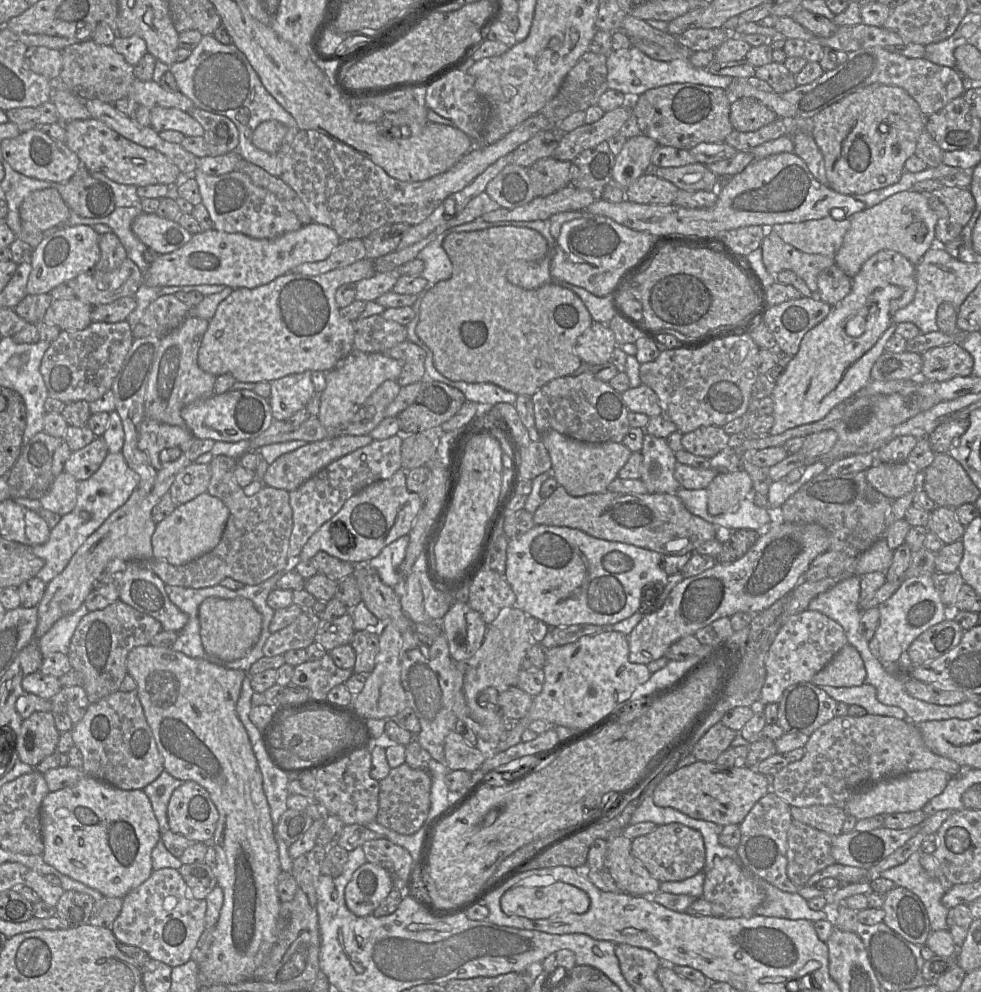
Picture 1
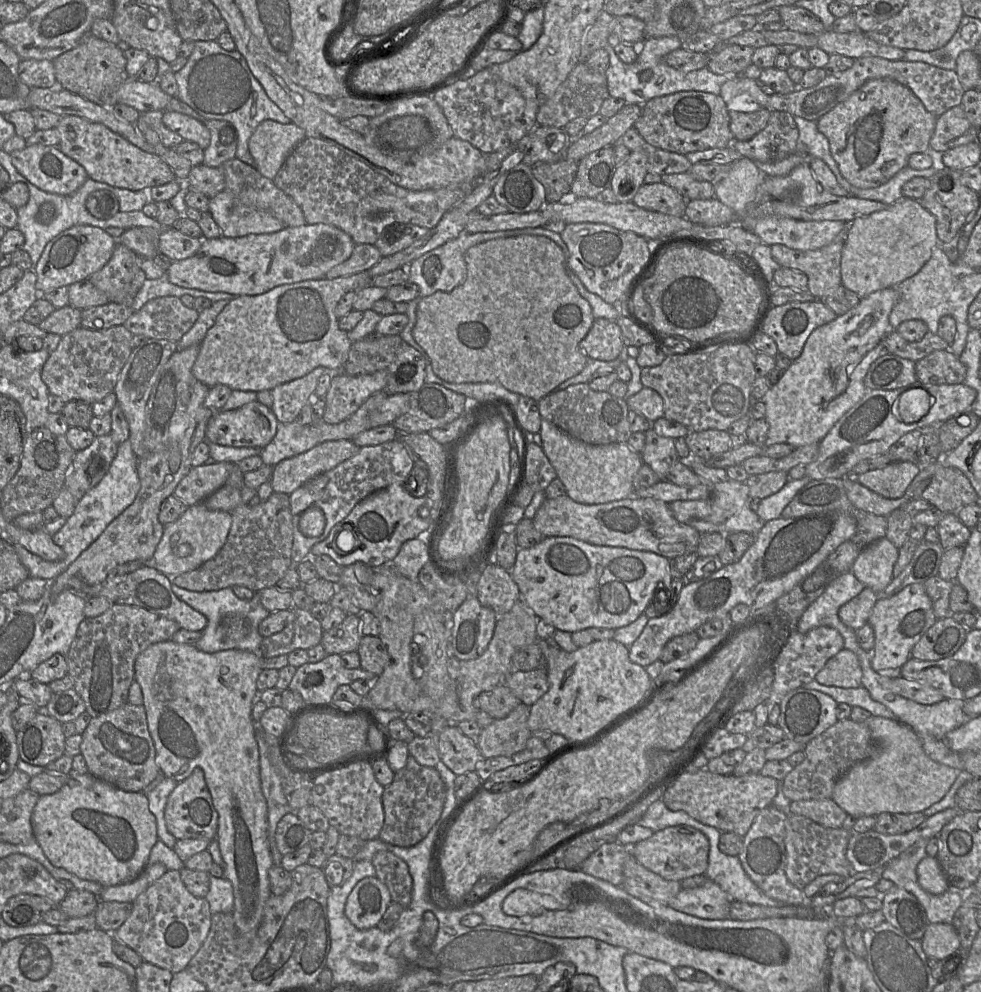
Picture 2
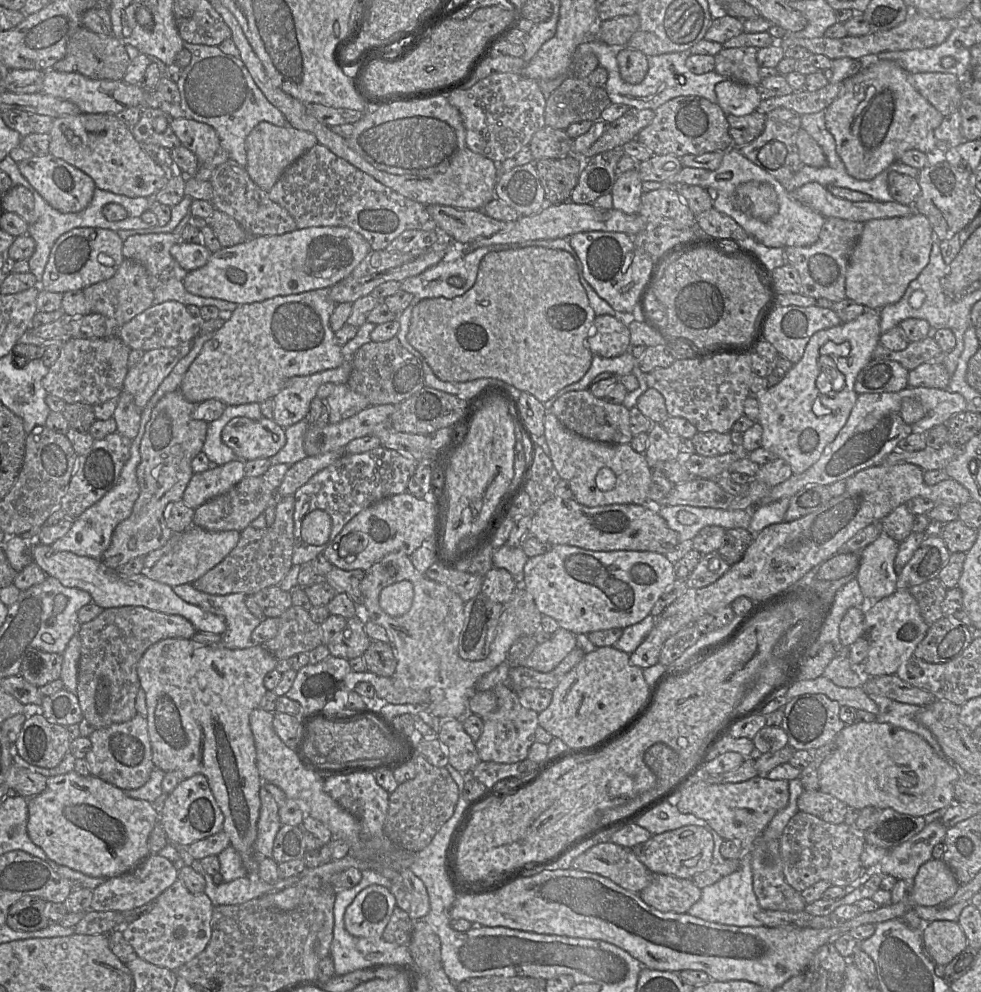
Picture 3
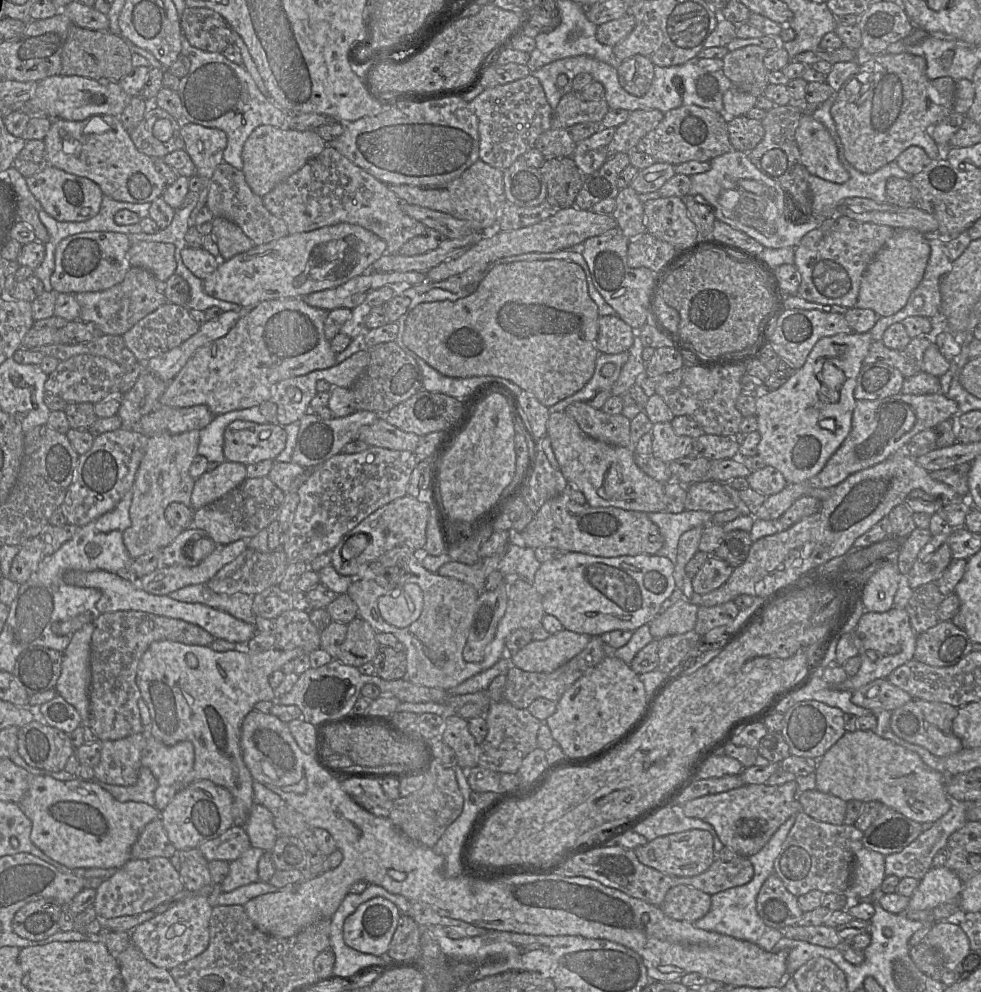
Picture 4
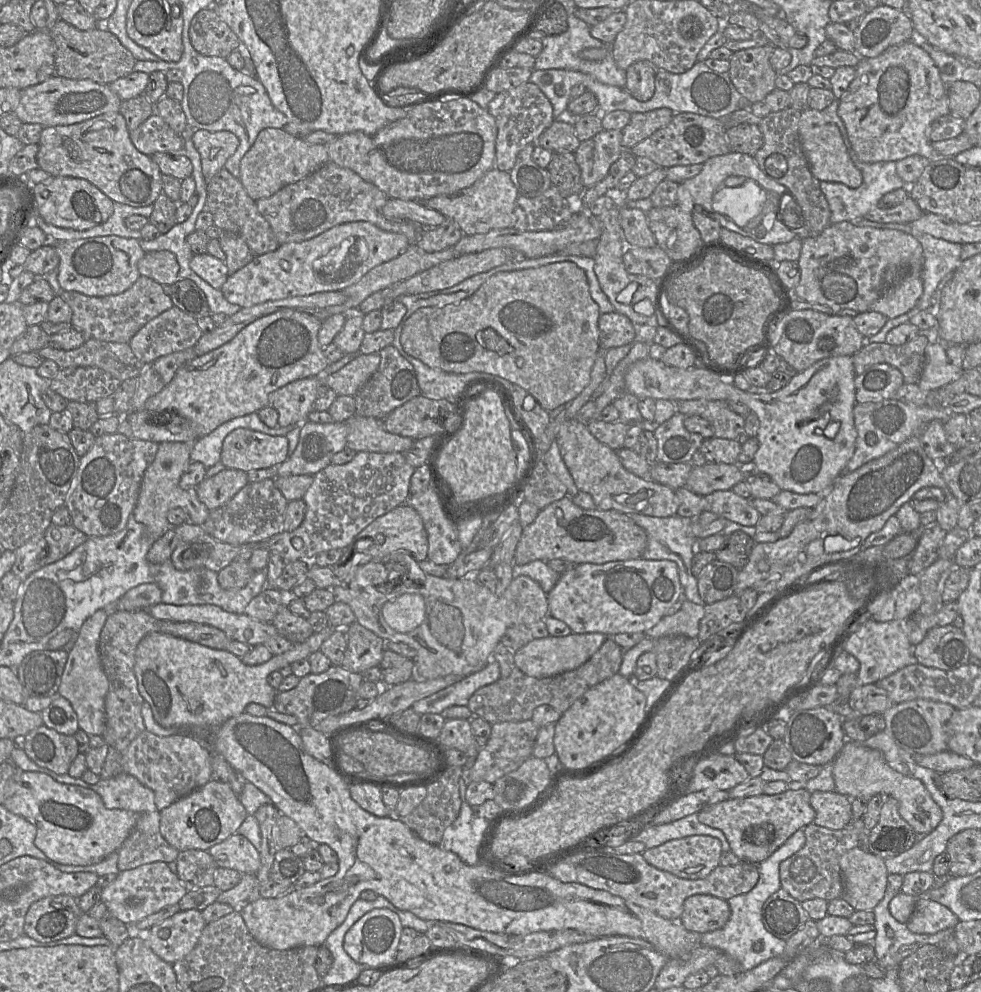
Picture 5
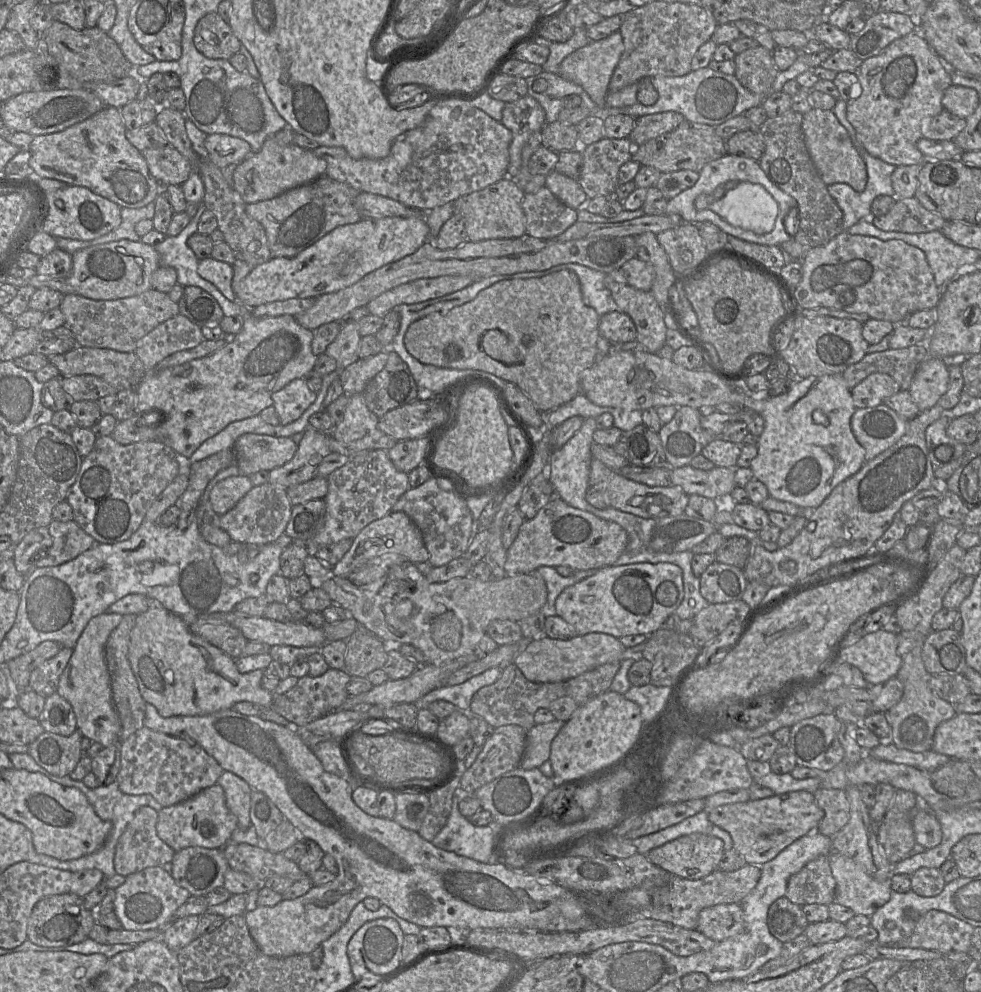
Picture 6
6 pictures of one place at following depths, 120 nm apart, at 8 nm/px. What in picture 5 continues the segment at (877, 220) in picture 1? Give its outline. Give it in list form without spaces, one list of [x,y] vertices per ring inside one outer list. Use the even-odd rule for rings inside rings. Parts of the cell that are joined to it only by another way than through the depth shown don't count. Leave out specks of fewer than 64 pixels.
[[[907,274],[890,285],[871,305],[870,311],[879,312],[888,319],[896,318],[916,305],[923,289],[920,274]]]

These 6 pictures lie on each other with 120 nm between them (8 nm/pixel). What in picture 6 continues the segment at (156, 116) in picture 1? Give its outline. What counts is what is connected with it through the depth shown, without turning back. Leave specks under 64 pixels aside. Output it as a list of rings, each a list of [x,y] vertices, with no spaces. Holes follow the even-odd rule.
[[[225,134],[208,135],[204,145],[208,159],[220,169],[240,163],[255,154],[251,153],[251,147],[246,141]]]

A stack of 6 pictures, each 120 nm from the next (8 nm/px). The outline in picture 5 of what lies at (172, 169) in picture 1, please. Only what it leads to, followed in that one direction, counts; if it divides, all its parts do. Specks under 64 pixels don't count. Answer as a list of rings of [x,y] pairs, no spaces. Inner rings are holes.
[[[119,112],[105,113],[76,124],[44,128],[38,147],[36,161],[40,169],[52,177],[85,179],[113,202],[144,207],[154,204],[163,193],[158,165],[135,148],[126,121]]]

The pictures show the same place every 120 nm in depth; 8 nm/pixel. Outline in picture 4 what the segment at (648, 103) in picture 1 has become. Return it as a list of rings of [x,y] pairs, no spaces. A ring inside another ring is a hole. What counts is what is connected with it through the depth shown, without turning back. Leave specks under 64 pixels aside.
[[[683,105],[664,113],[663,119],[638,142],[636,148],[652,156],[656,162],[672,165],[688,161],[710,162],[734,150],[724,113],[697,105]]]

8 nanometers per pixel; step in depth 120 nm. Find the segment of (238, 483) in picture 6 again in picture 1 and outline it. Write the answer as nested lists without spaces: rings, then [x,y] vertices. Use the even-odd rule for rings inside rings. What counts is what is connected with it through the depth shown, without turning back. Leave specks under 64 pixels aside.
[[[190,463],[176,476],[169,492],[178,504],[184,504],[207,492],[211,479],[209,464]]]

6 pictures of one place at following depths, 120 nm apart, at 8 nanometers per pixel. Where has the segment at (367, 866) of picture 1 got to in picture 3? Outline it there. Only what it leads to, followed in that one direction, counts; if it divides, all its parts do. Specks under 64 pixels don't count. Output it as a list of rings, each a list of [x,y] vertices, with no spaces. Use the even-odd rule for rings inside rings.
[[[369,885],[346,908],[345,929],[354,937],[380,939],[395,907],[396,900],[389,889]]]

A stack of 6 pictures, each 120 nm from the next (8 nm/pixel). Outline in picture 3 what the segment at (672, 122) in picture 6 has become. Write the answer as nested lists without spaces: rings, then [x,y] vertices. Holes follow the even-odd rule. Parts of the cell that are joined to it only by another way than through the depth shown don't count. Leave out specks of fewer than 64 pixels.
[[[629,108],[621,117],[606,125],[601,137],[586,151],[586,159],[608,150],[622,148],[627,142],[636,139],[654,117],[655,112],[652,109]]]

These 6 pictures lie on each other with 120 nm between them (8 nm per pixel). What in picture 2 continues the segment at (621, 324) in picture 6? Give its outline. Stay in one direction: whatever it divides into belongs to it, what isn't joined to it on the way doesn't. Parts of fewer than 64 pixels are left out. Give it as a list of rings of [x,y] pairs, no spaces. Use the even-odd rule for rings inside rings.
[[[596,318],[581,348],[592,359],[613,361],[619,358],[624,347],[622,331],[616,320]]]

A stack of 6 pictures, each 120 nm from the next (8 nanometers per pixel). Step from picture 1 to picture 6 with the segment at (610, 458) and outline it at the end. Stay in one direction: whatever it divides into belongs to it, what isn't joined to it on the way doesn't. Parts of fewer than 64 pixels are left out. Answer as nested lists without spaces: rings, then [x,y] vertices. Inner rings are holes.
[[[593,458],[590,465],[589,488],[603,494],[610,507],[627,512],[644,519],[663,519],[674,517],[685,512],[689,495],[672,485],[667,487],[650,487],[620,475],[600,460]]]

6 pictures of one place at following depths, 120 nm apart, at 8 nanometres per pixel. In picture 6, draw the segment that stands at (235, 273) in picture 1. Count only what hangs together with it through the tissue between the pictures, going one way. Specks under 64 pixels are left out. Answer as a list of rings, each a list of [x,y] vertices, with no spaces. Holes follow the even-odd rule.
[[[424,216],[361,219],[335,228],[294,257],[271,258],[254,267],[237,284],[235,295],[248,308],[288,299],[317,298],[349,287],[368,273],[414,253],[429,239]]]

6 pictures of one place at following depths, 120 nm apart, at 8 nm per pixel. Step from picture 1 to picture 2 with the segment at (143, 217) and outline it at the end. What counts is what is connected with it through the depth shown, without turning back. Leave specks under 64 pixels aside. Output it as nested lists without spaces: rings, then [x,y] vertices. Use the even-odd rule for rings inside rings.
[[[174,227],[164,228],[159,237],[159,253],[171,261],[192,257],[201,247],[202,238],[189,237]]]

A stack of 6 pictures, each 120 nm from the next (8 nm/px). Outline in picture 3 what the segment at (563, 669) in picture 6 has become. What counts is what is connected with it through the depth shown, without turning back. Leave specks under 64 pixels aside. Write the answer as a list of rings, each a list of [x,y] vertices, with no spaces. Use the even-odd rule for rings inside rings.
[[[558,629],[548,641],[536,645],[523,661],[523,666],[542,673],[549,672],[576,647],[576,635],[568,630]]]

